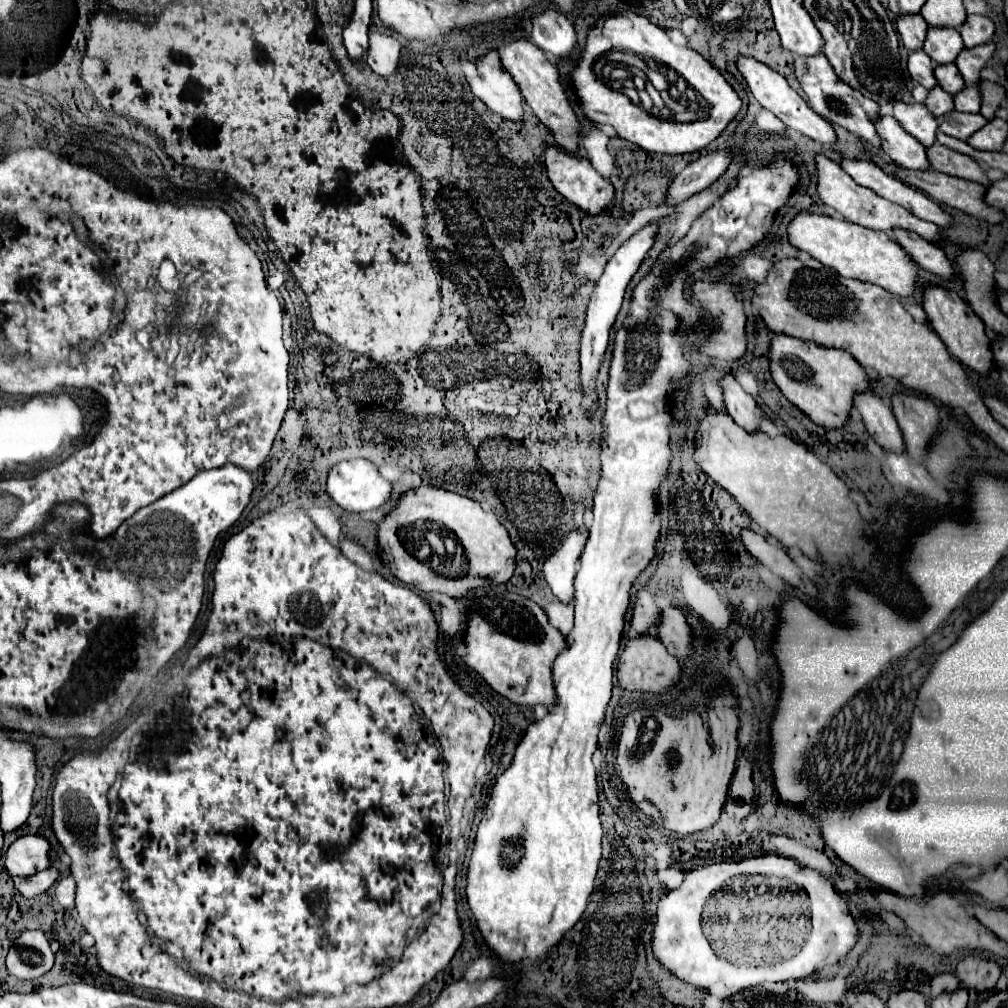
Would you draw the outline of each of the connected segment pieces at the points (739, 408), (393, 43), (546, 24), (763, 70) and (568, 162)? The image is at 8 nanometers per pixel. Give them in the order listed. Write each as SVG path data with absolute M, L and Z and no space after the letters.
M726 374L722 378L722 388L728 414L734 418L734 422L740 424L746 432L758 432L760 416L756 414L758 410L756 400L750 394L746 394L738 382L734 382L732 374Z
M374 26L370 28L370 50L366 62L378 76L390 76L396 70L400 62L400 50L402 46L394 36L382 34Z
M550 8L534 16L532 24L534 24L532 40L548 56L556 56L558 60L558 58L570 58L574 54L578 44L576 32L562 12Z
M740 56L740 58L738 58L738 70L744 74L744 78L746 78L746 82L748 82L748 86L750 86L750 90L752 90L754 98L756 98L766 110L774 112L788 128L800 130L800 132L804 132L806 136L810 136L812 140L816 140L816 142L820 142L820 144L826 144L826 146L830 146L830 144L836 142L836 132L834 132L832 124L830 124L828 120L824 120L822 116L818 116L818 114L806 104L806 100L804 100L794 88L790 88L790 84L786 82L784 76L780 76L778 72L774 72L774 70L768 68L766 64L756 62L754 58L746 58L746 56Z
M548 146L548 150L544 152L544 164L546 164L546 172L548 172L550 182L568 202L572 202L574 206L578 206L582 212L586 212L590 216L598 216L598 214L608 212L612 198L614 198L614 188L608 180L604 180L594 170L594 166L586 158L578 158L578 156L566 154L560 148Z

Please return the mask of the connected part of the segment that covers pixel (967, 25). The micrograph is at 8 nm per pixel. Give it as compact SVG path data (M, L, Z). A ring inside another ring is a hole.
M970 14L968 20L960 26L960 36L964 38L966 48L974 48L980 44L988 44L994 36L994 22L988 16Z

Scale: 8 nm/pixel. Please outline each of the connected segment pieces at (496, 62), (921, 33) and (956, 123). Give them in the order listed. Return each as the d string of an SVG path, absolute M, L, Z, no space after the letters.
M488 52L482 60L478 60L476 68L478 76L468 78L472 92L502 118L522 122L526 114L524 96L508 70L502 66L498 52Z
M908 14L908 16L900 16L896 20L896 30L898 30L906 50L916 52L924 46L924 36L926 36L928 24L924 24L924 18L920 14Z
M954 110L942 118L940 130L948 136L956 136L958 140L968 140L968 136L978 132L984 124L988 124L988 120L980 114L964 114Z

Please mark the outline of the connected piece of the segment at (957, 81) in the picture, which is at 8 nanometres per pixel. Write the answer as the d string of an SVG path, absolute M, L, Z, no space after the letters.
M942 64L942 66L938 66L934 72L936 72L934 76L936 76L938 84L940 84L948 94L954 96L956 92L964 90L966 82L964 82L964 78L960 76L956 64Z

